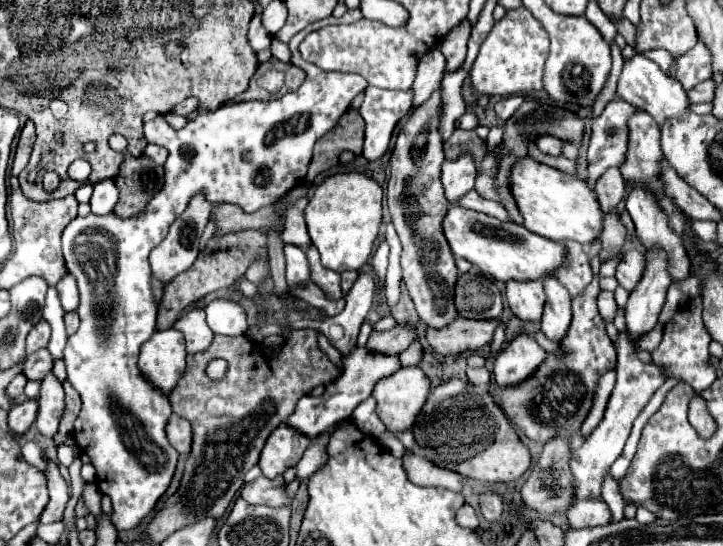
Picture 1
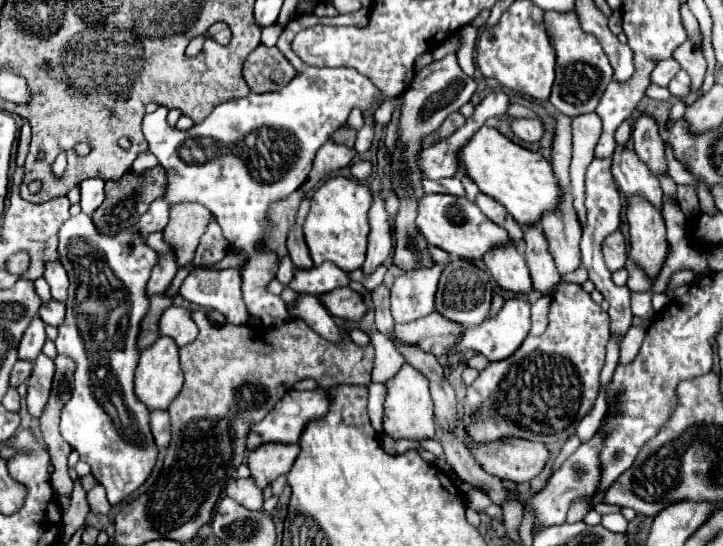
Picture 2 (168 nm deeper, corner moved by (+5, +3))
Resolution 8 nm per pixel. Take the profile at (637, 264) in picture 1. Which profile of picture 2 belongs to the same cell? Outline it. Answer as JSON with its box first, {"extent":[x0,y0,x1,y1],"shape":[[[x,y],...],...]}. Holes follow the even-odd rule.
{"extent":[603,231,627,271],"shape":[[[615,231],[615,233],[605,237],[605,241],[603,241],[603,257],[605,257],[605,263],[607,263],[609,271],[617,271],[617,269],[625,267],[627,251],[625,251],[625,239],[623,239],[621,231]]]}

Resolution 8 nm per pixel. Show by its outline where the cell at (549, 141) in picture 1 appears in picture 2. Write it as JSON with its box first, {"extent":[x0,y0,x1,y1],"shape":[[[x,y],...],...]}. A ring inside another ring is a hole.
{"extent":[507,117,543,141],"shape":[[[511,117],[507,119],[511,131],[523,139],[523,141],[539,141],[543,137],[543,127],[539,123],[539,119],[529,119],[529,117]]]}

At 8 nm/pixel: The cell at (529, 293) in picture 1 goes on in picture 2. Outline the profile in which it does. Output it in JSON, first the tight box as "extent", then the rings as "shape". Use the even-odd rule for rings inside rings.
{"extent":[483,245,533,295],"shape":[[[497,245],[483,257],[487,269],[495,277],[495,281],[515,295],[525,295],[533,289],[529,269],[525,265],[523,255],[515,245]]]}

